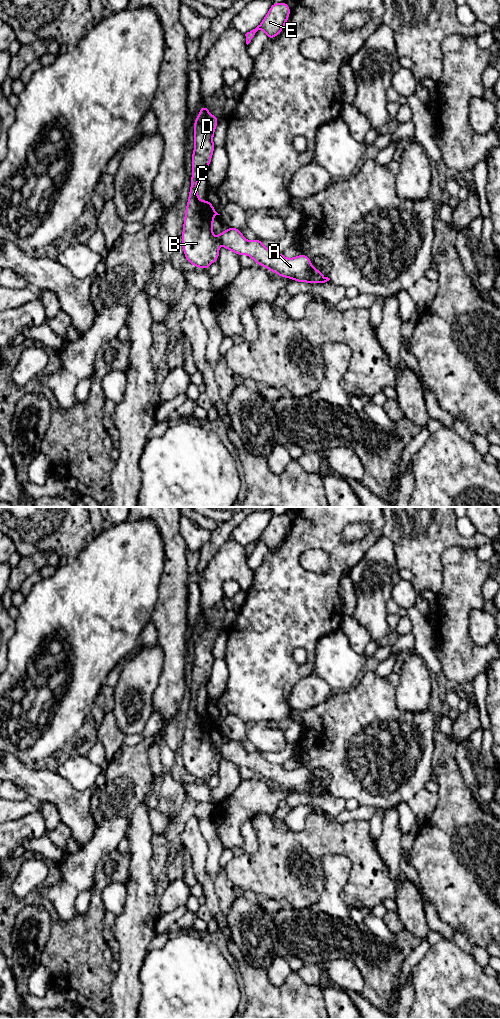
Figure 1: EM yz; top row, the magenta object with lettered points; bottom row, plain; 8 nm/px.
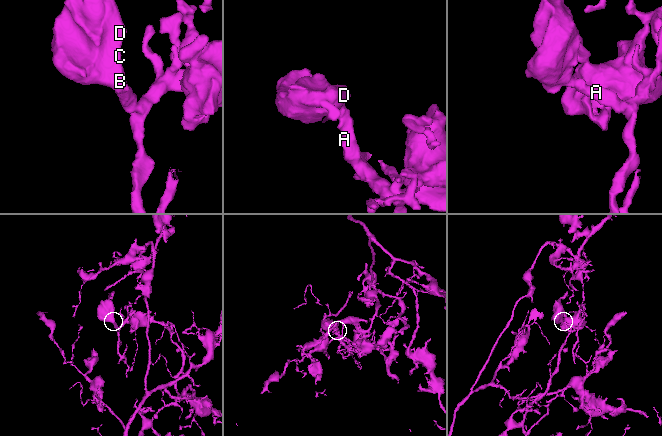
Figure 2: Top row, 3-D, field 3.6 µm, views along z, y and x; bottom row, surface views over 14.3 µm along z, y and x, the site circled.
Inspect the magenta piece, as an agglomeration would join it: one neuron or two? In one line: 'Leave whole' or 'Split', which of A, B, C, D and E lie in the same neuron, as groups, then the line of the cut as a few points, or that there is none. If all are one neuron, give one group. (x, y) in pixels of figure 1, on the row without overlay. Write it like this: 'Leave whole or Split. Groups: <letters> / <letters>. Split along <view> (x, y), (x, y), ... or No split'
Leave whole. Groups: A B C D E. No split

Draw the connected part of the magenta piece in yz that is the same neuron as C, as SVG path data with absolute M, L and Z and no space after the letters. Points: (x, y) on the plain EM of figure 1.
M206 617L200 620L200 624L194 635L193 641L195 659L192 667L191 699L186 718L182 745L182 759L185 770L194 779L201 779L204 782L207 782L211 775L218 773L219 761L217 756L220 755L222 758L233 763L238 768L247 766L256 774L256 776L265 778L268 782L275 784L277 787L280 787L283 790L292 790L297 794L320 796L329 793L330 790L323 789L320 782L312 780L311 772L305 766L301 765L295 770L285 770L282 765L273 764L267 761L263 757L262 752L259 750L257 752L248 754L238 740L229 739L227 743L221 744L217 751L214 750L212 745L213 730L220 726L215 723L208 711L206 711L204 714L198 711L197 694L199 687L210 677L212 665L215 661L212 651L218 634L219 630L212 628L208 623L208 617Z

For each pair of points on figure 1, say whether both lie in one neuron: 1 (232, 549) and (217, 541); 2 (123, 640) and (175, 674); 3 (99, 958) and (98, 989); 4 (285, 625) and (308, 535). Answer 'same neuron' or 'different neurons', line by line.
1: different neurons
2: different neurons
3: same neuron
4: same neuron

